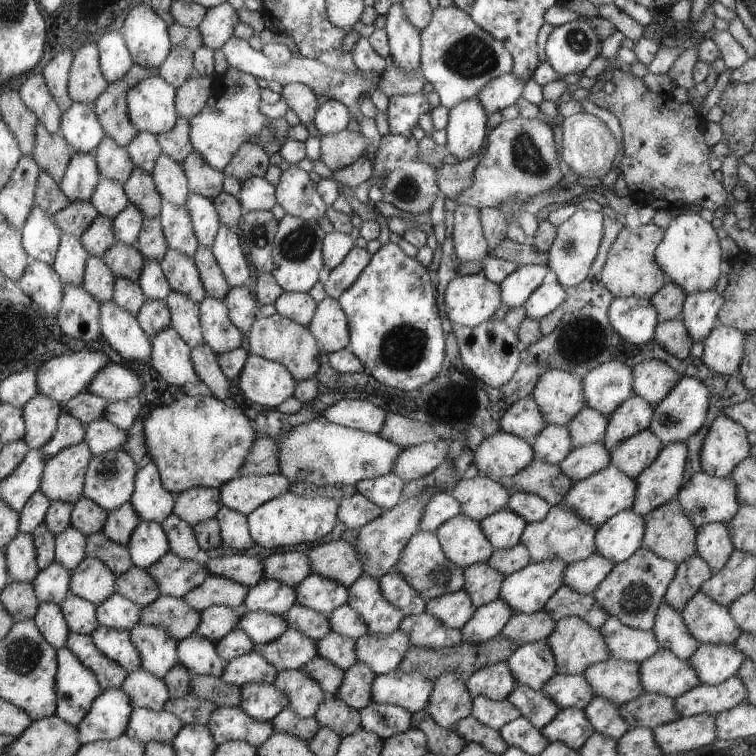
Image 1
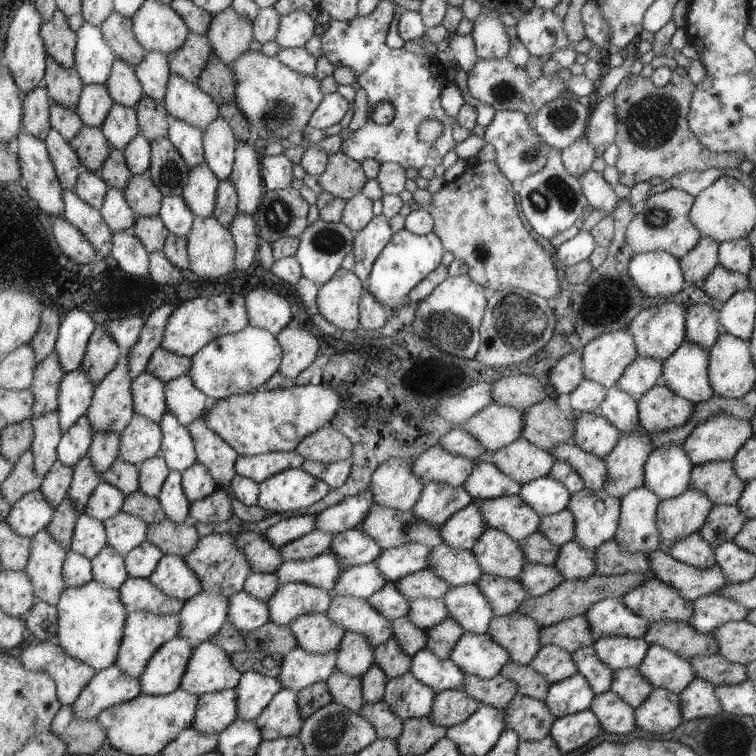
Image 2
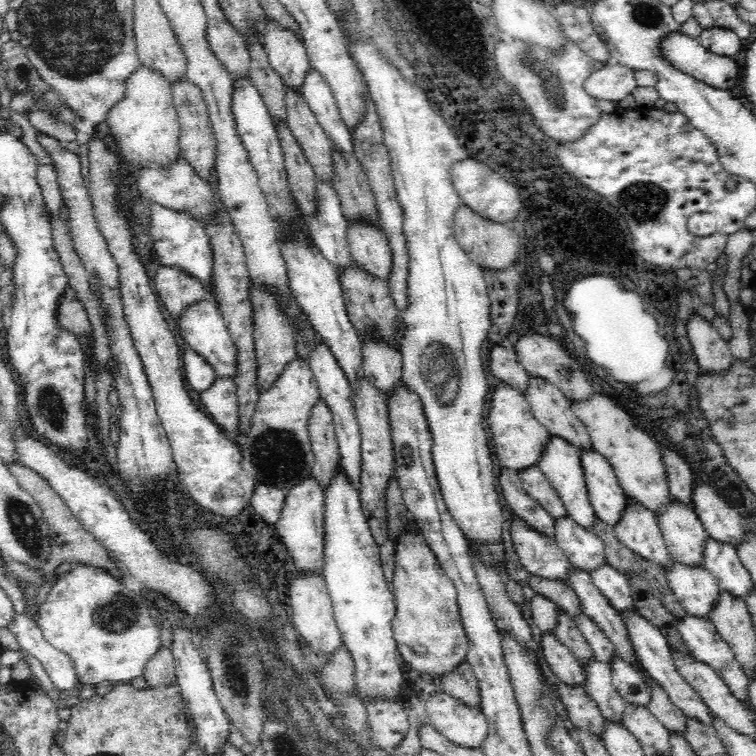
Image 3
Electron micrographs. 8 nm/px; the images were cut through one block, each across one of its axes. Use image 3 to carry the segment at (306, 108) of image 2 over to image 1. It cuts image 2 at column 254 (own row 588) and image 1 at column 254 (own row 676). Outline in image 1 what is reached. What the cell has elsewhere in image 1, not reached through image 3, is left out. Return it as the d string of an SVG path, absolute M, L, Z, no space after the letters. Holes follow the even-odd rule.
M236 67L228 68L224 74L215 74L211 82L210 98L204 108L189 120L189 137L196 151L206 164L223 170L236 158L240 148L248 144L248 138L254 136L268 154L279 152L281 144L278 135L271 128L271 120L258 109L260 104L260 86L255 76L246 74Z

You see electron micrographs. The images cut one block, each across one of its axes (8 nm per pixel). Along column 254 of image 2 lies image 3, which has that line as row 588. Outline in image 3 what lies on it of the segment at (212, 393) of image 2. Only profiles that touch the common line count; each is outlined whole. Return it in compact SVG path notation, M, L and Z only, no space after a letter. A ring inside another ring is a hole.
M338 466L333 484L324 491L325 499L325 574L333 613L344 646L354 659L357 695L364 706L370 697L384 695L396 702L404 684L398 663L398 647L393 637L396 602L382 569L381 550L374 542L370 523L362 511L359 490Z

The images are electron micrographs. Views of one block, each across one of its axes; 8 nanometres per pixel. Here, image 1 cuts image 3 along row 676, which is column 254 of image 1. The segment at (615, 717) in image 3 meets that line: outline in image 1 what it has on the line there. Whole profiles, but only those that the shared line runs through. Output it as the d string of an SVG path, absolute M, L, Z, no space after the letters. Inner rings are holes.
M262 579L250 588L243 608L248 611L264 611L268 614L283 616L295 602L295 587Z

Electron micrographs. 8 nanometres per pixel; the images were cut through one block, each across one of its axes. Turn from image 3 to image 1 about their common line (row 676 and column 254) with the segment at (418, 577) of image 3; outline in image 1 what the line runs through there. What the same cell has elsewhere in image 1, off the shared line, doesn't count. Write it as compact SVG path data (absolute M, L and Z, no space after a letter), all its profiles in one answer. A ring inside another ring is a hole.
M185 395L171 405L152 407L143 417L147 454L158 467L164 490L174 496L192 487L219 489L240 476L239 470L255 442L256 430L244 412L228 408L224 400L212 395Z

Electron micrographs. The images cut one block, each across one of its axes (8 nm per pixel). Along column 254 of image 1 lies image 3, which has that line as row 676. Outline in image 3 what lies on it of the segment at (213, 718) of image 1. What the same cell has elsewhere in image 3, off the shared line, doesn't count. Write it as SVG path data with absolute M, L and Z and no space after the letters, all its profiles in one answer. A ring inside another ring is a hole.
M684 615L683 619L677 621L677 627L681 637L684 639L688 651L693 655L695 660L702 661L718 673L718 676L728 685L730 692L740 701L746 701L749 704L749 678L740 667L740 663L734 657L734 651L730 645L719 636L712 620L706 618L694 618Z

